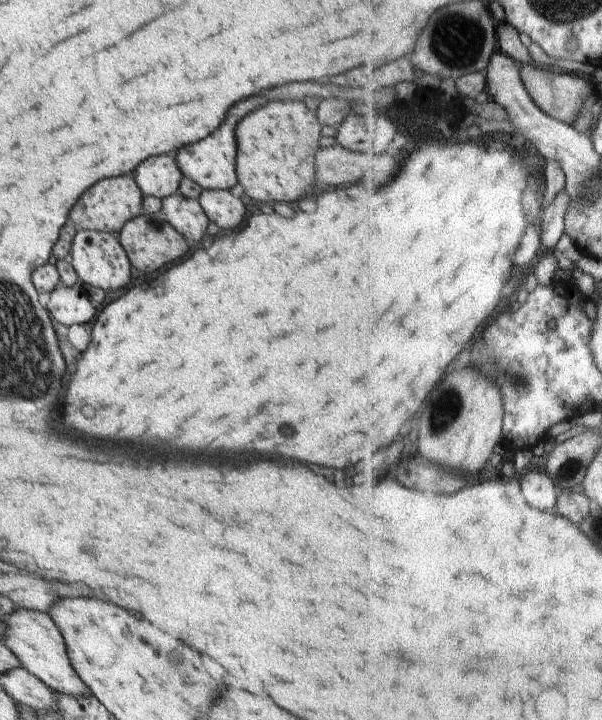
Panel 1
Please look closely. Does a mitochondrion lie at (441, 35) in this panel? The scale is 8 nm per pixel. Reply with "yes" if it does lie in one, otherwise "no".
yes

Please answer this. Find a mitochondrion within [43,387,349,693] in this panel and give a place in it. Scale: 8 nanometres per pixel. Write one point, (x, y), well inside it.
(185, 667)

